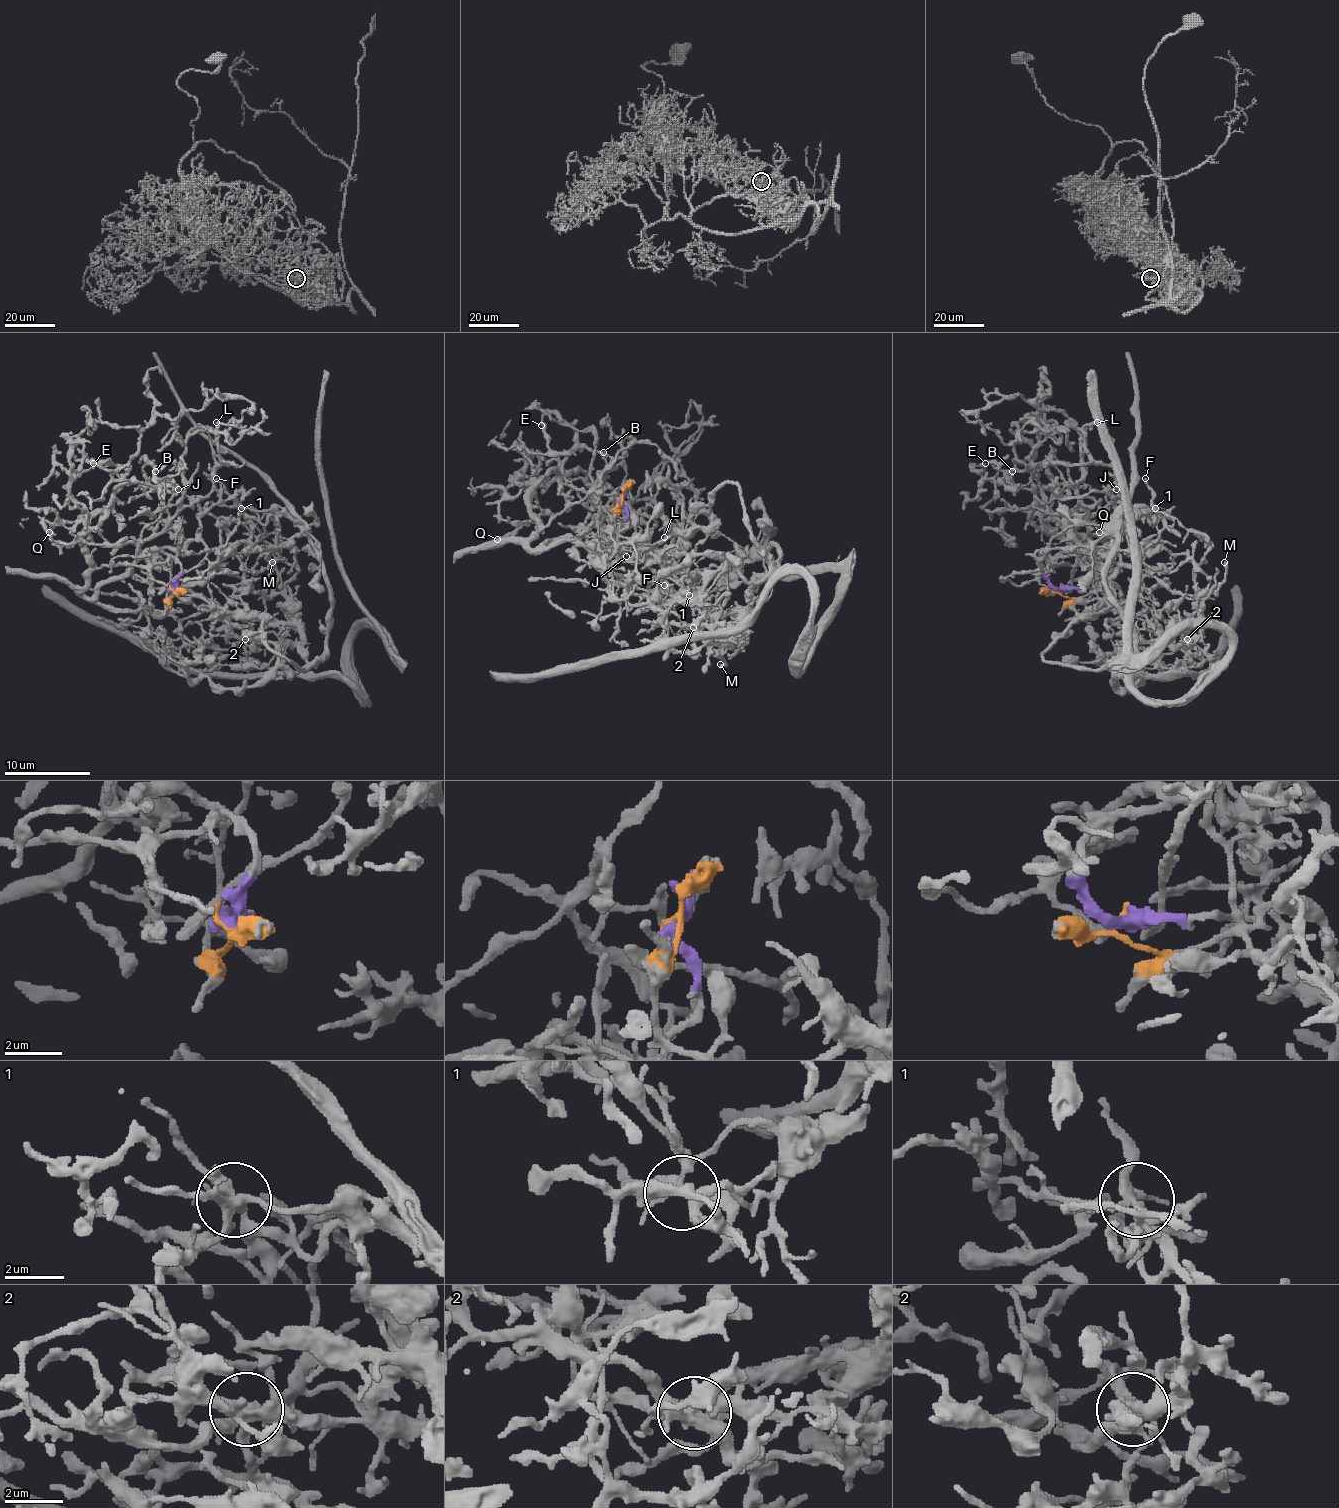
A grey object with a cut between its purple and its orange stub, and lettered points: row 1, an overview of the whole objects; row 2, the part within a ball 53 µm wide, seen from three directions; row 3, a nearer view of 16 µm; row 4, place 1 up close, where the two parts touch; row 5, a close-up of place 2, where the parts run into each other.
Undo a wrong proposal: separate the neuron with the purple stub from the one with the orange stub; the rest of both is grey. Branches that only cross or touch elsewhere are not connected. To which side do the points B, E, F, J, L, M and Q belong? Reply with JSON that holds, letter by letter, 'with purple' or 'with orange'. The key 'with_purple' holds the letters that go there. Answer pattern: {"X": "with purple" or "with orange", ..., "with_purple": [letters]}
{"B": "with purple", "E": "with purple", "F": "with purple", "J": "with purple", "L": "with purple", "M": "with purple", "Q": "with purple", "with_purple": ["B", "E", "F", "J", "L", "M", "Q"]}

